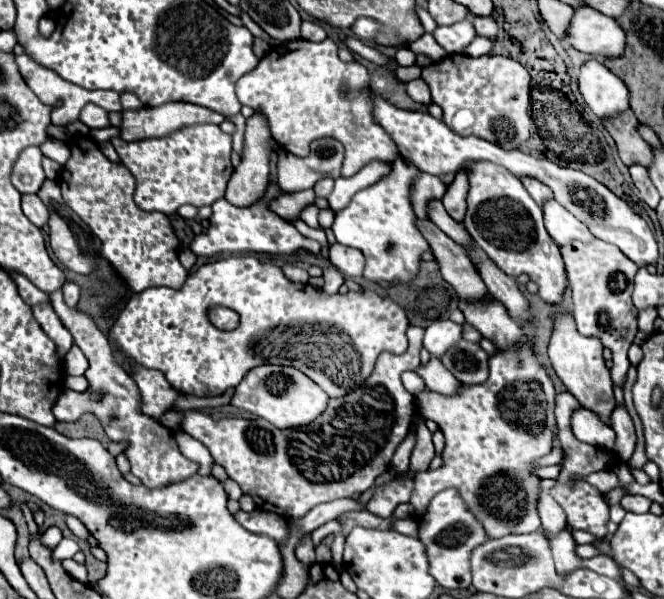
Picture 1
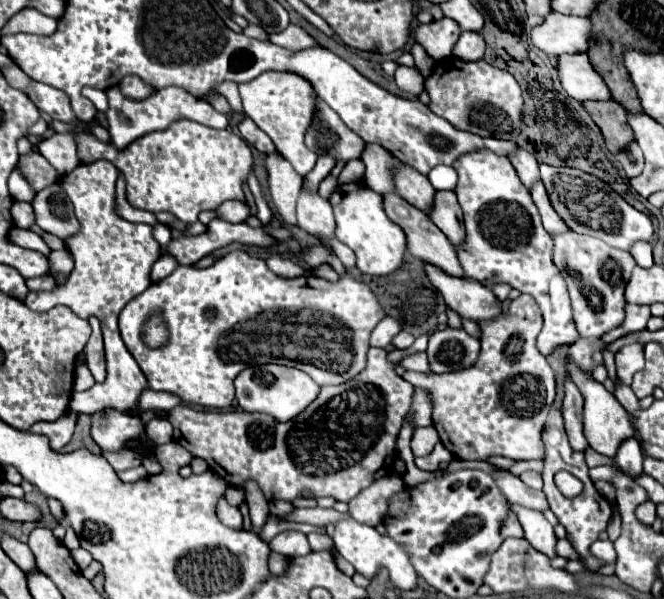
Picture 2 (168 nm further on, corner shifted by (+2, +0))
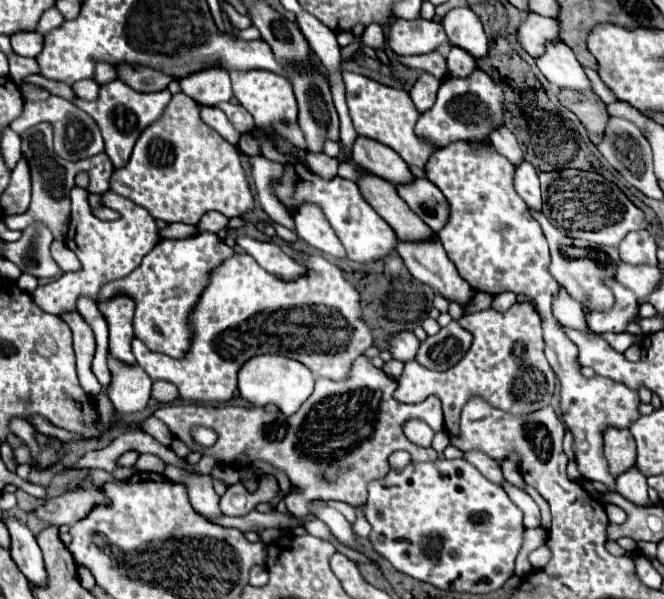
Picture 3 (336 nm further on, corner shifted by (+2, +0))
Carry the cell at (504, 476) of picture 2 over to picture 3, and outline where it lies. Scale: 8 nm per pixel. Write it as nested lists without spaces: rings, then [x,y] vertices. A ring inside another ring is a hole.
[[[471,450],[471,452],[465,452],[465,460],[469,460],[487,480],[503,486],[505,482],[505,476],[503,476],[503,470],[499,466],[499,462],[495,462],[493,458],[489,458],[487,454],[479,452],[479,450]]]

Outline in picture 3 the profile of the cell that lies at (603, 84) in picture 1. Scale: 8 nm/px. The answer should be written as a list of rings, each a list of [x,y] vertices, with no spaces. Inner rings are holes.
[[[563,42],[547,44],[547,52],[537,58],[537,66],[557,88],[567,86],[571,90],[591,90],[591,82],[583,66],[577,62],[575,52]]]

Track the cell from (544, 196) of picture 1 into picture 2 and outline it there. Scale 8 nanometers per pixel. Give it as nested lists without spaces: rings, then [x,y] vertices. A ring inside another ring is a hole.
[[[517,148],[517,150],[509,156],[509,160],[511,160],[513,168],[517,170],[521,182],[523,182],[527,188],[531,188],[533,182],[539,180],[539,164],[537,164],[537,160],[535,160],[533,154],[529,154],[529,152],[523,150],[523,148]]]

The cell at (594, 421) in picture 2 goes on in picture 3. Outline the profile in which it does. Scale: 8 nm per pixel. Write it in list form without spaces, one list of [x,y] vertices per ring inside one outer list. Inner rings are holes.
[[[607,426],[603,432],[603,450],[609,470],[615,476],[635,464],[635,440],[629,430],[615,430],[615,426]]]

